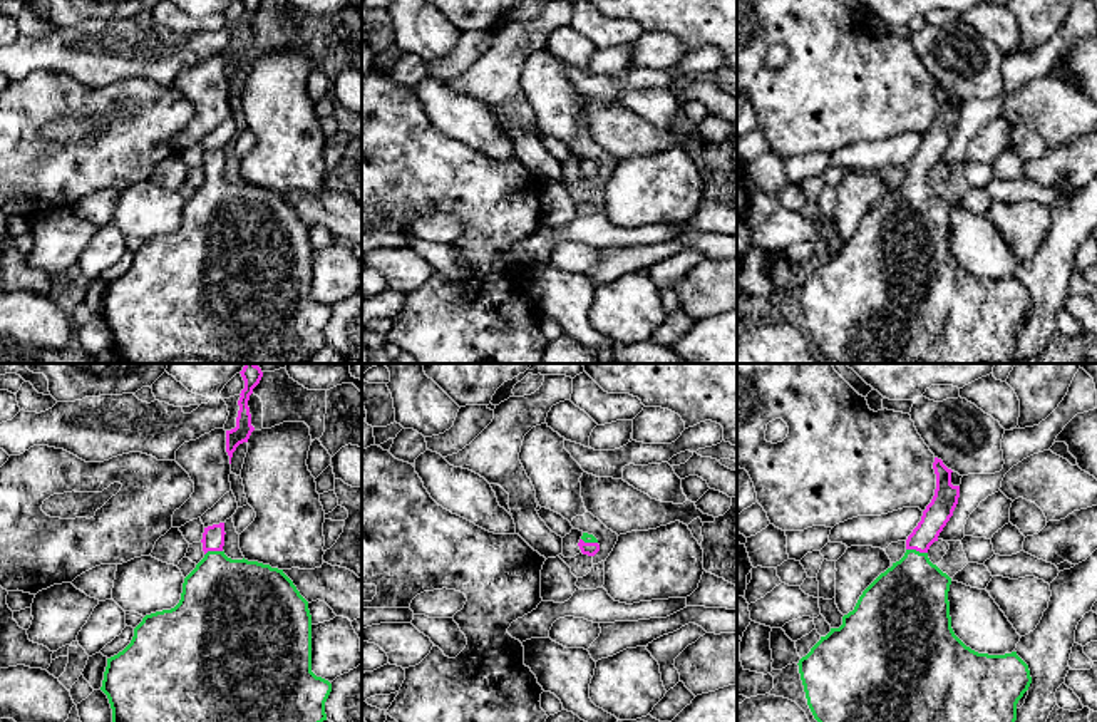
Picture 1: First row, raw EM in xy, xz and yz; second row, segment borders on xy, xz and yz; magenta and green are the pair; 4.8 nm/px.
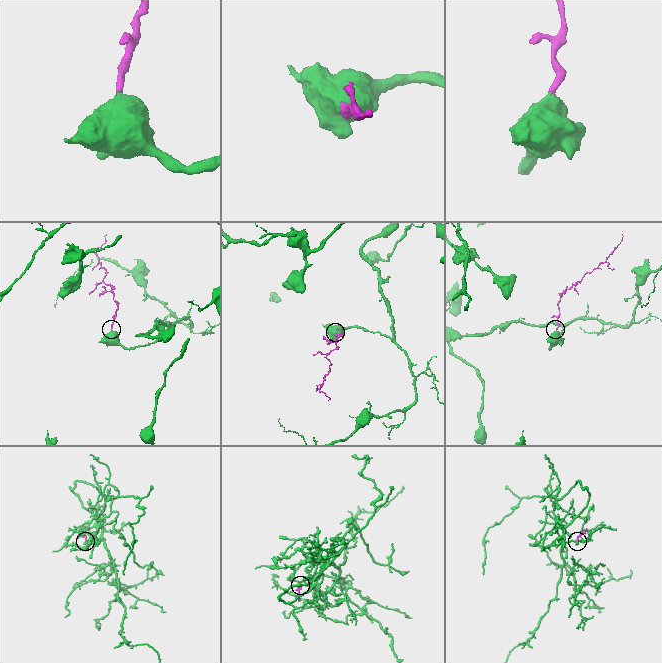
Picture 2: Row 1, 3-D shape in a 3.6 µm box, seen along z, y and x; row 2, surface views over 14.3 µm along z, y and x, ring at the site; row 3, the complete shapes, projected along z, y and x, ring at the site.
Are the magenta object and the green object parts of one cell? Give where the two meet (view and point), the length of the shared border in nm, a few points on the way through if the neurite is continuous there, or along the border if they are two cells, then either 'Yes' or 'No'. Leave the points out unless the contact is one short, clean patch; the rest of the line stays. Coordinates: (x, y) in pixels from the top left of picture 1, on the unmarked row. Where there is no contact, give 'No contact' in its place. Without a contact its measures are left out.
Touches magenta at yz (916, 175). Shared border 110 nm. Path across: yz (940, 134), (918, 166), (916, 175), (910, 225). Yes

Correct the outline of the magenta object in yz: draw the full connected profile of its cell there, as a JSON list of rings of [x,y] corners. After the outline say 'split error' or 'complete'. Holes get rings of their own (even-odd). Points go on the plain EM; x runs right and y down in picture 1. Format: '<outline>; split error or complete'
[[[935,82],[936,114],[921,146],[906,164],[904,181],[881,198],[859,221],[839,253],[799,285],[799,298],[814,343],[832,364],[1012,364],[1017,328],[1032,308],[1028,290],[1017,276],[978,278],[951,253],[948,216],[951,203],[928,183],[930,171],[953,141],[960,111],[951,109],[951,94]]]; split error

